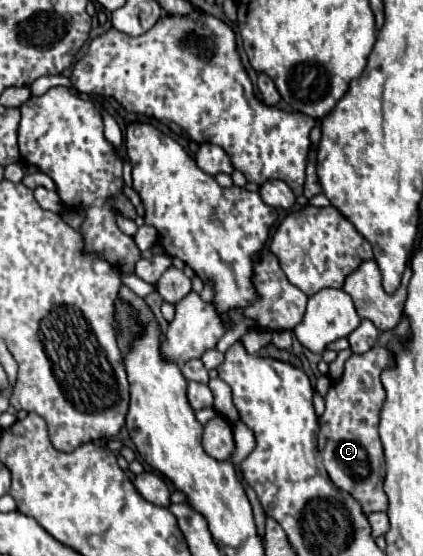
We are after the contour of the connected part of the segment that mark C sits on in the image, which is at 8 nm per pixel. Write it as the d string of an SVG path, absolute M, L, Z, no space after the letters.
M374 346L366 354L354 354L346 360L346 374L334 382L324 396L326 410L320 418L318 450L332 482L354 496L364 514L386 512L388 498L382 488L384 484L384 452L378 438L378 414L384 402L384 390L380 372L386 366L394 366L392 352L384 346Z

